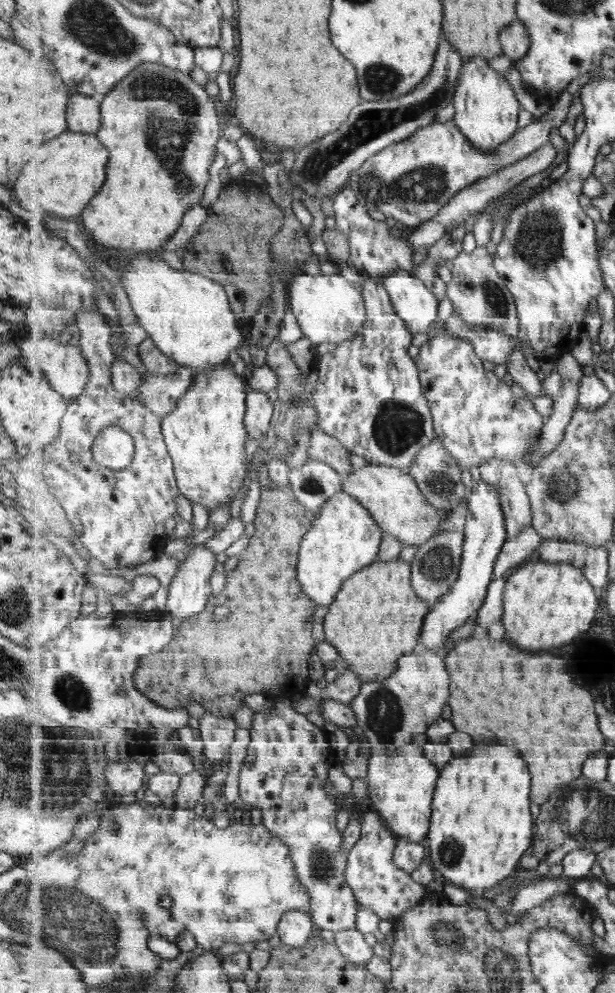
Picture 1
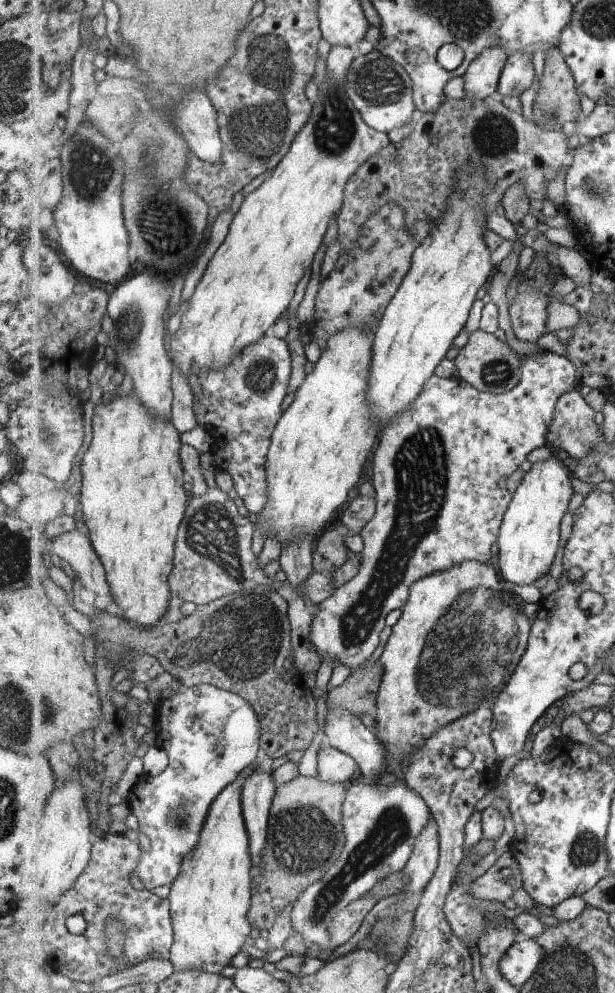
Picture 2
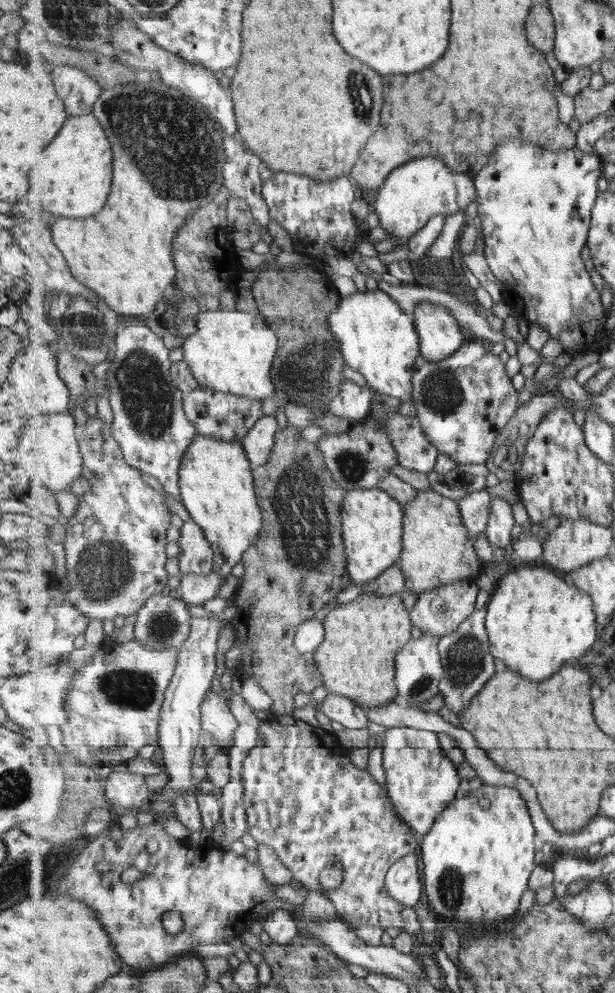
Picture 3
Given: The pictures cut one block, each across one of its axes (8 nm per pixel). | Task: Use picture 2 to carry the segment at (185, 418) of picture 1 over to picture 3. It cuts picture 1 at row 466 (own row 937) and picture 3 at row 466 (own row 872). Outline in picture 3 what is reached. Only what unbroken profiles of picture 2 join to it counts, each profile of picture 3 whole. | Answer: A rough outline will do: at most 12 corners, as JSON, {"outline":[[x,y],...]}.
{"outline":[[197,434],[181,499],[231,574],[264,516],[241,442]]}

